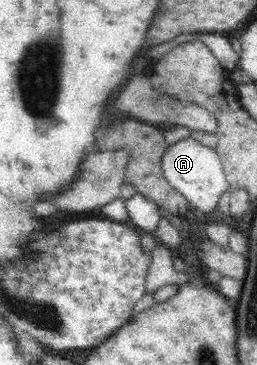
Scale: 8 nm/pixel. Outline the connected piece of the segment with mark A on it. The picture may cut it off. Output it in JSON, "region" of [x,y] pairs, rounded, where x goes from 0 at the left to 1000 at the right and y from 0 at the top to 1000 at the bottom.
{"region":[[[735,373],[658,400],[630,425],[626,463],[658,507],[782,584],[821,584],[848,573],[860,532],[895,523],[879,474],[868,468],[868,444],[840,411],[844,405],[790,400]]]}

